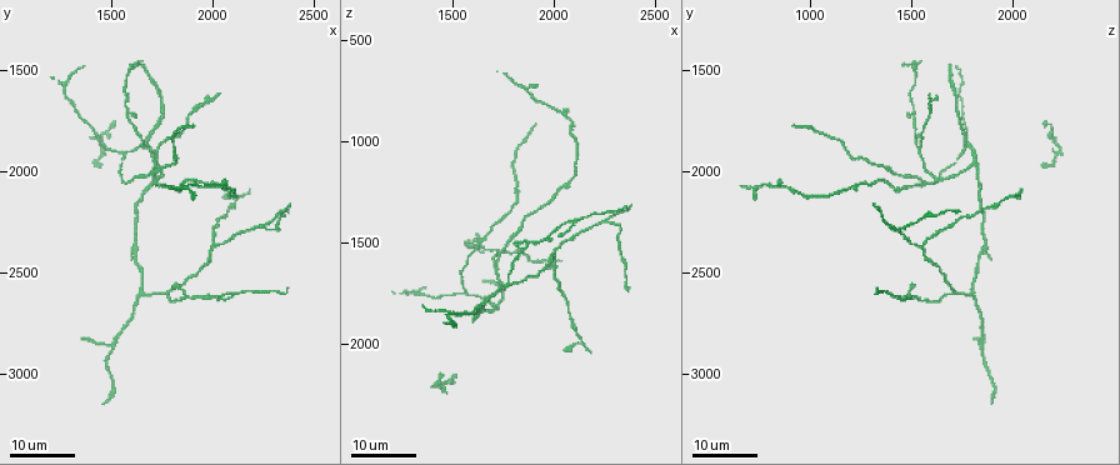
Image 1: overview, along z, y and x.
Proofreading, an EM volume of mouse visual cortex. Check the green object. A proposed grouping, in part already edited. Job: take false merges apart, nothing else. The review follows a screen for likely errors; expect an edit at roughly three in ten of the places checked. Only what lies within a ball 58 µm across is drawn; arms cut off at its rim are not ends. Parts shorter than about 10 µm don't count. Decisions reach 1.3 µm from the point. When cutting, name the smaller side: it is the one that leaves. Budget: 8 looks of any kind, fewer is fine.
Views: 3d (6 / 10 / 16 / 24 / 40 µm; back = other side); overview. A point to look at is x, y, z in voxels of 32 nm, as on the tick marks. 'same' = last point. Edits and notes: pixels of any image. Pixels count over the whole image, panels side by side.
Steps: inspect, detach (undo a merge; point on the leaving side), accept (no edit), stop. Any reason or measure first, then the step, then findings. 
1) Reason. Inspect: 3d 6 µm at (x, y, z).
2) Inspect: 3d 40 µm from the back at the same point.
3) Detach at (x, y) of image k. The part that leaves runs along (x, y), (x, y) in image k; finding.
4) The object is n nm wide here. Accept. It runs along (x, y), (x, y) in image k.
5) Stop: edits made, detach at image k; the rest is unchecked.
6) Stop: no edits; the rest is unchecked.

Arms part here. Inspect: 3d 24 µm at (1640, 2610, 1810).

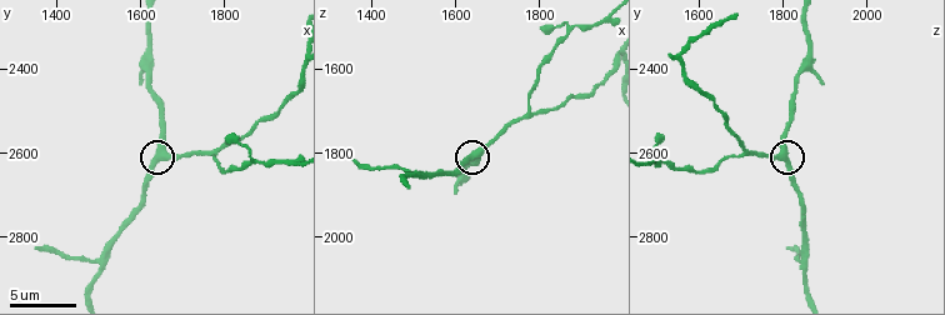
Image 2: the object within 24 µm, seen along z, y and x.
Inspect: 3d 6 µm at (1645, 2610, 1800).

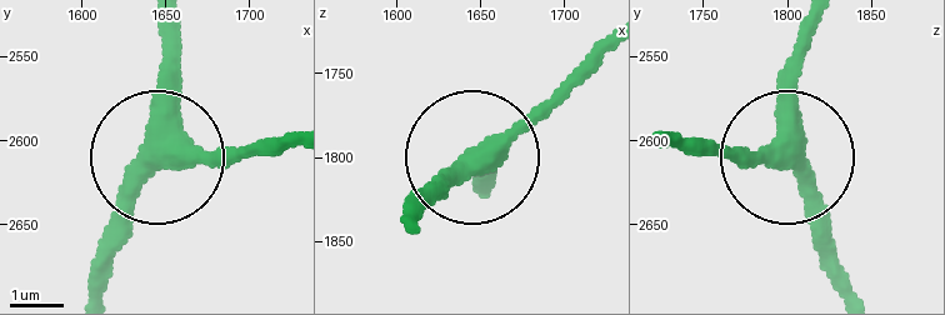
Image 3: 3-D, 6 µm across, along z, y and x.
Accept. It runs along (163, 29), (163, 150), (99, 254) in image 3; all the same neuron.

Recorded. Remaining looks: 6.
Branch point. Inspect: 3d 10 µm at (1775, 2600, 1715).

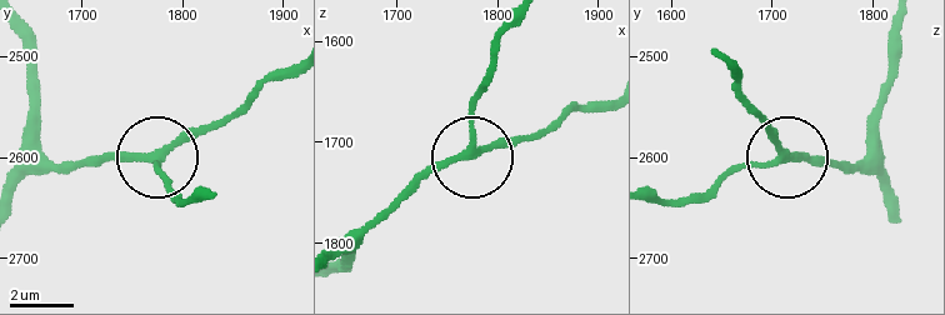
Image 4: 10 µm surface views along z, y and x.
Inspect: 3d 6 µm at (1774, 2600, 1706).

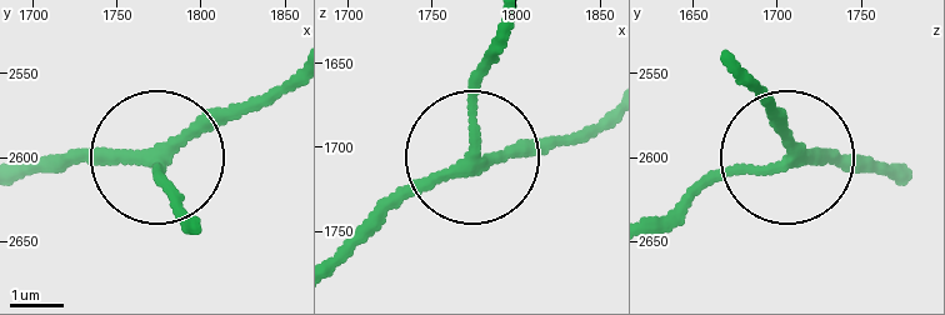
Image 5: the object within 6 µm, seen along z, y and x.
The side arm is 28 µm long. Accept. It runs along (888, 168), (740, 168), (678, 216) in image 5; all the same neuron.

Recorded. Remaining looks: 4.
Arms part here. Inspect: 3d 24 µm at (2000, 2370, 1560).

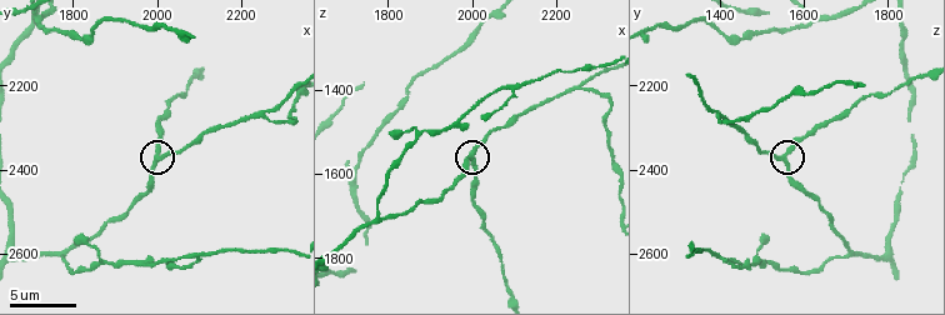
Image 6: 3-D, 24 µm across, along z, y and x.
Inspect: 3d 10 µm at (2005, 2370, 1550).

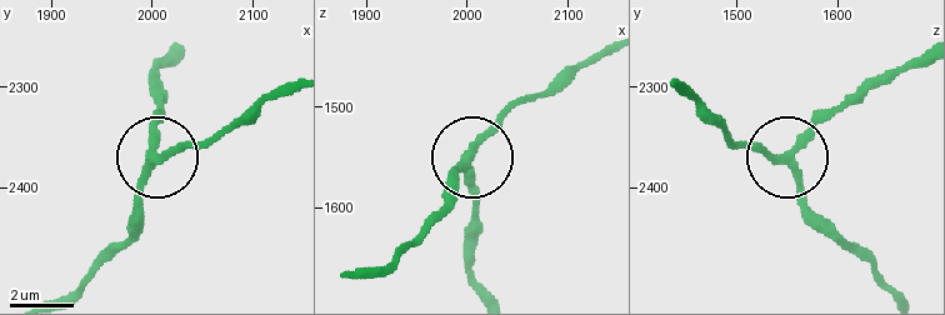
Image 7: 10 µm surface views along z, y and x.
3 arms meet here. Accept. It runs along (71, 290), (120, 241), (141, 201), (160, 145), (160, 99) in image 7; one neuron here.

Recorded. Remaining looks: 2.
Three-way junction. Inspect: 3d 16 µm at (1720, 1900, 1540).

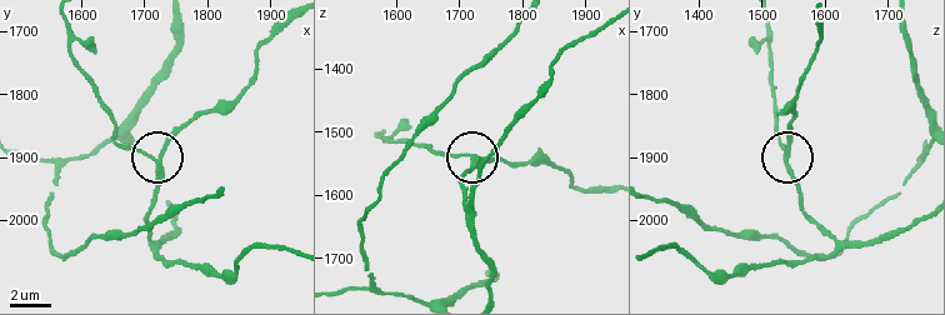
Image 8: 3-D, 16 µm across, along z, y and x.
Closer look. Inspect: 3d 6 µm at (1720, 1895, 1540).

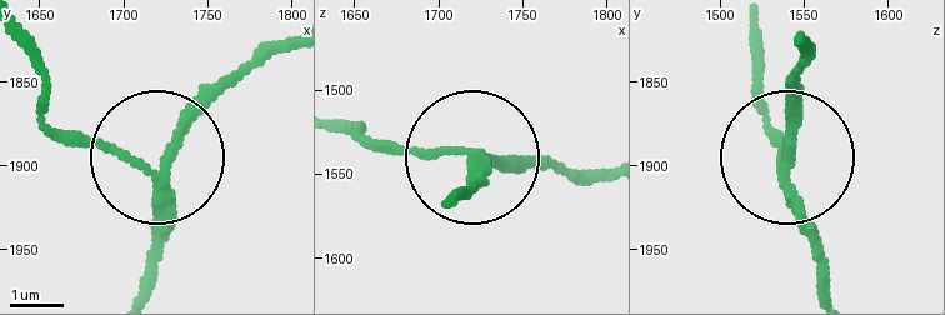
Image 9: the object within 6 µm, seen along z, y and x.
3 arms meet here. Accept. It runs along (830, 290), (790, 169), (804, 53) in image 9; one neuron here.

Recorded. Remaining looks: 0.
Stop: no edits; the rest is unchecked.

